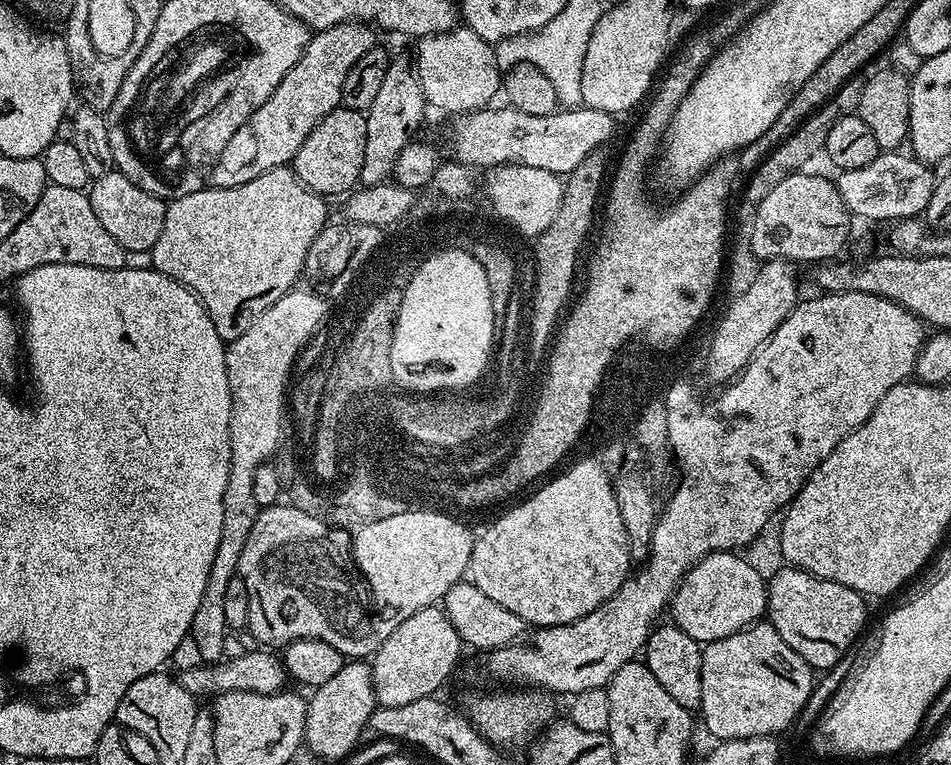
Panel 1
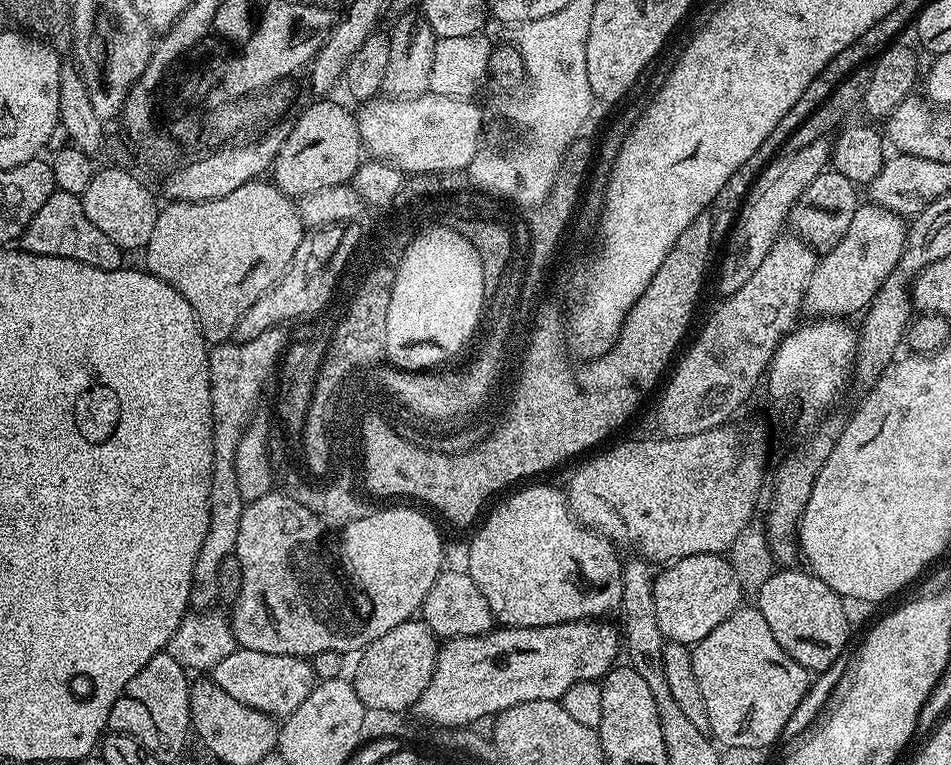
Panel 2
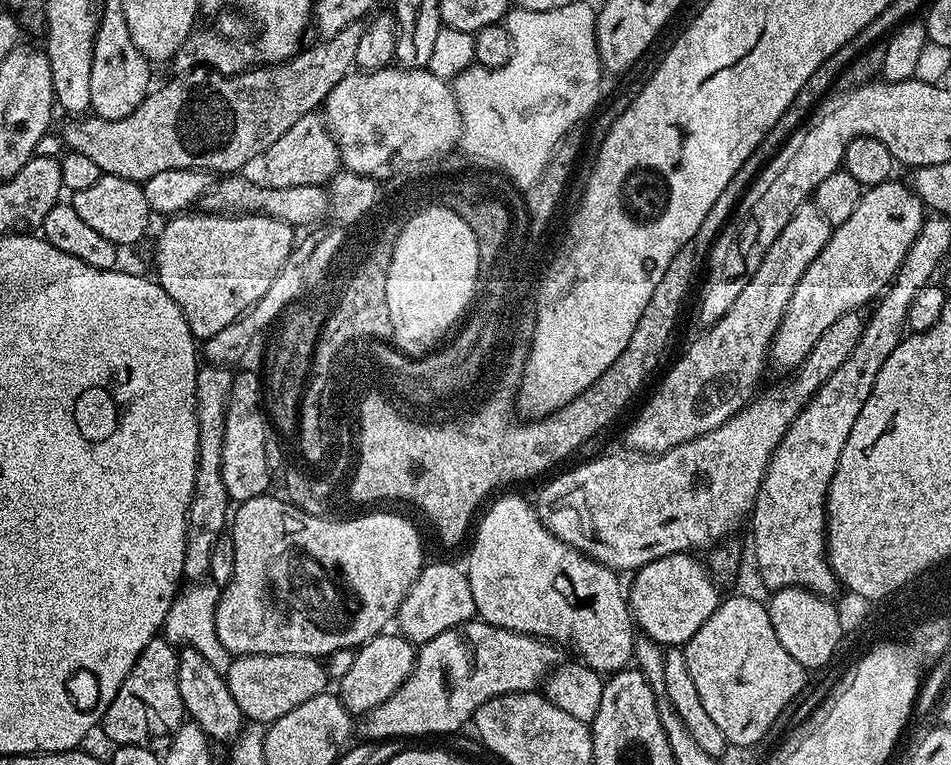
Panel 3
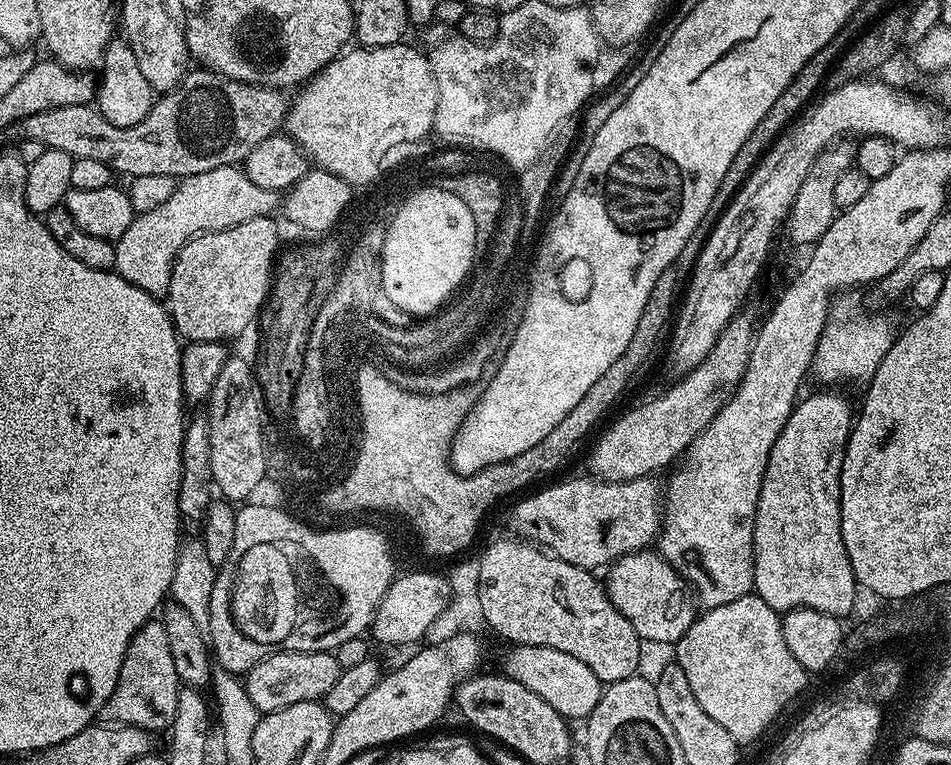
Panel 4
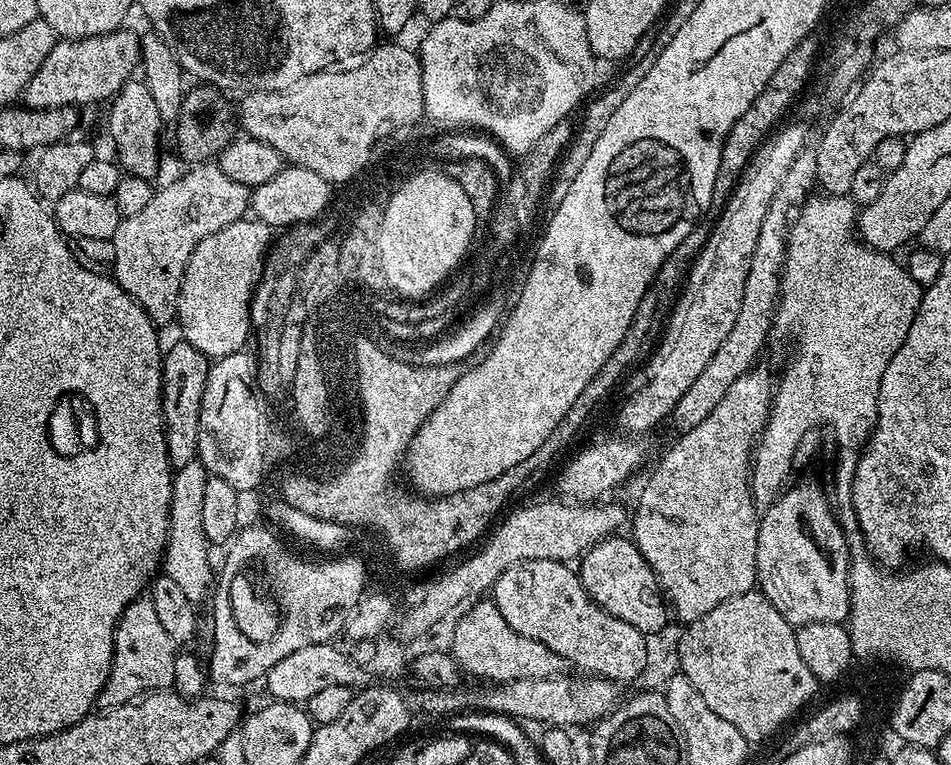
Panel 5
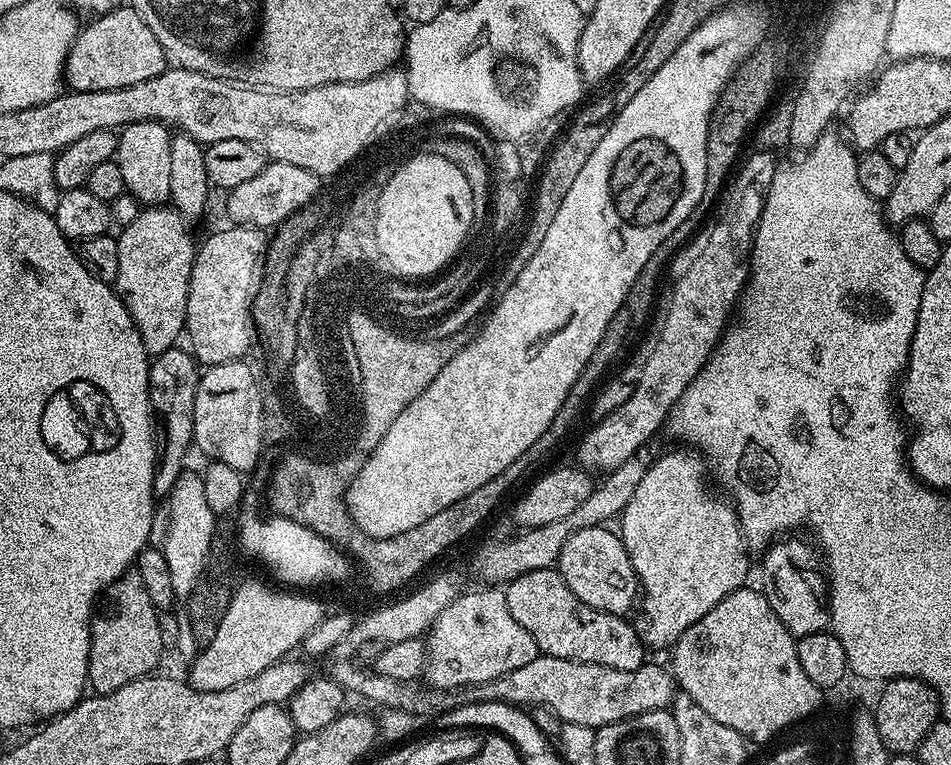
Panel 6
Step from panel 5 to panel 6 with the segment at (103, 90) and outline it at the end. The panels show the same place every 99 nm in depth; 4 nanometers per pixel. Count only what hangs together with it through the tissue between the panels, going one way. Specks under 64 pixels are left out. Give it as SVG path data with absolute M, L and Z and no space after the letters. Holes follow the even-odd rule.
M117 6L111 12L95 17L93 24L81 27L72 45L68 61L64 63L66 84L73 92L101 92L134 86L146 82L169 67L168 55L154 38L154 30L142 22L137 12L127 6Z

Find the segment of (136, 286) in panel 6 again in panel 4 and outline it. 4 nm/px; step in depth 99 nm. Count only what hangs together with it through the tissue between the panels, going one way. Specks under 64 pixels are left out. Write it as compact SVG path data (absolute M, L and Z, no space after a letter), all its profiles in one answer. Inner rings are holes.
M218 166L208 173L185 176L177 183L174 194L162 202L162 206L137 214L126 229L126 234L115 240L114 271L126 278L126 282L146 290L150 295L163 297L170 286L176 256L188 240L193 240L202 232L217 232L259 216L272 216L281 204L281 193L250 182L247 174L236 166Z

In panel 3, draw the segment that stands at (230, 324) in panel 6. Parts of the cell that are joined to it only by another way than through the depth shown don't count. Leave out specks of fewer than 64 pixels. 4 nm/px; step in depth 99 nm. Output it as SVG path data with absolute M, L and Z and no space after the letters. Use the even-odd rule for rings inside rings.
M196 211L177 214L165 223L168 225L156 240L154 279L159 291L170 294L173 305L182 310L189 333L203 342L210 338L210 334L226 330L230 322L238 320L247 308L262 298L262 294L266 294L266 290L270 290L270 282L274 282L278 270L282 270L286 258L292 253L294 229L291 224L273 216Z

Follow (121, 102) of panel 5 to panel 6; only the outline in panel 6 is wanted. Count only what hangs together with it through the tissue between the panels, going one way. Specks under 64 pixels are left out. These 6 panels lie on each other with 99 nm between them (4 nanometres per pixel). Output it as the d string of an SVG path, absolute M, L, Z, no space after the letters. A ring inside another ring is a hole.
M143 120L127 124L119 129L116 137L115 161L118 170L122 170L122 182L124 183L127 195L140 201L144 206L164 206L170 201L170 142L173 133L169 125L159 124L156 120Z

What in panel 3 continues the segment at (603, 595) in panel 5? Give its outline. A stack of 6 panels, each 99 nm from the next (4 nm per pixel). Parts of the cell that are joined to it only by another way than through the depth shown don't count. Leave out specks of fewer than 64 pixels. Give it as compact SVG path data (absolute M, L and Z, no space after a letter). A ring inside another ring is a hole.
M675 552L636 569L631 577L632 589L629 587L626 595L635 627L661 646L687 644L694 634L698 634L698 626L714 614L721 602L722 593L716 589L717 581L710 575L709 569L692 556L695 555Z

